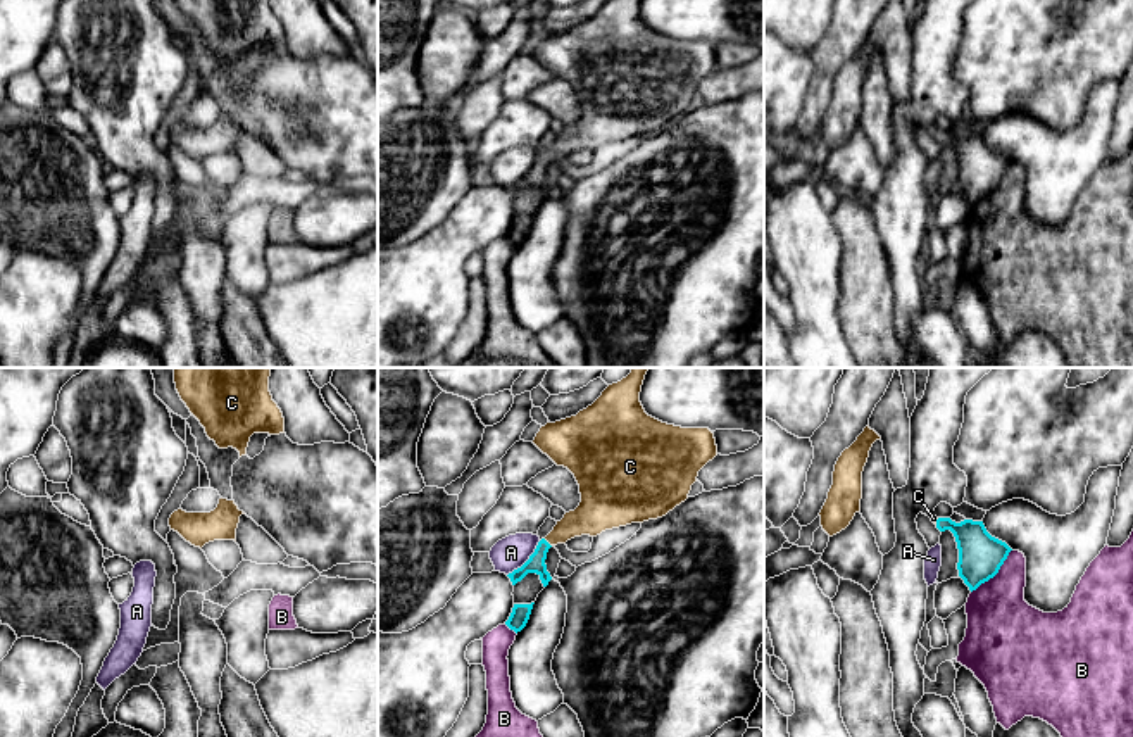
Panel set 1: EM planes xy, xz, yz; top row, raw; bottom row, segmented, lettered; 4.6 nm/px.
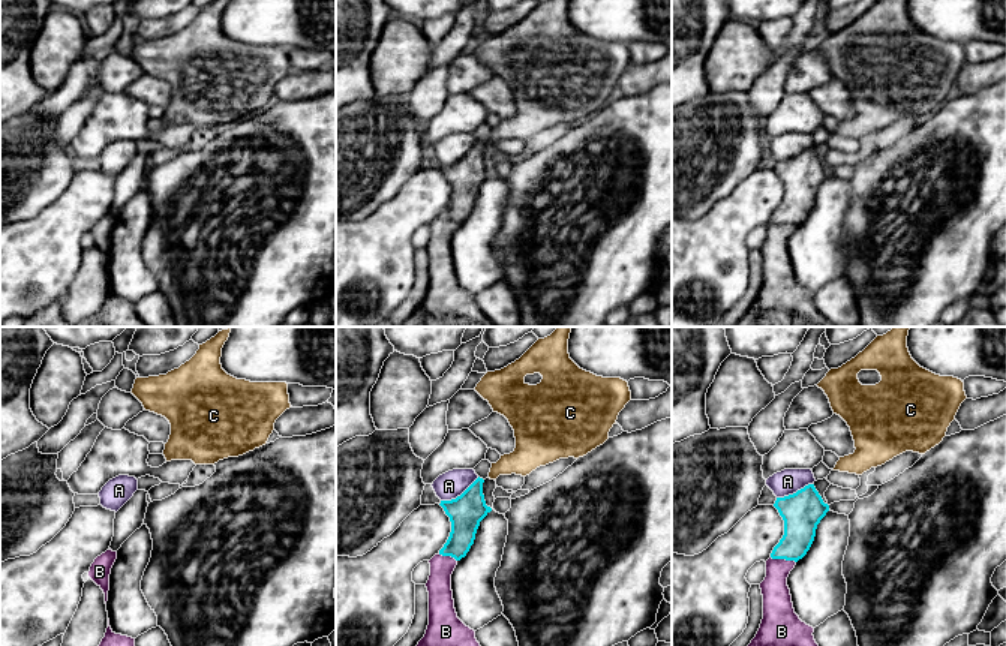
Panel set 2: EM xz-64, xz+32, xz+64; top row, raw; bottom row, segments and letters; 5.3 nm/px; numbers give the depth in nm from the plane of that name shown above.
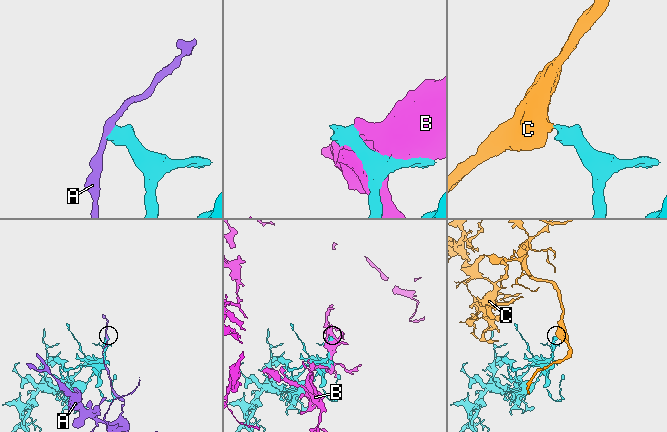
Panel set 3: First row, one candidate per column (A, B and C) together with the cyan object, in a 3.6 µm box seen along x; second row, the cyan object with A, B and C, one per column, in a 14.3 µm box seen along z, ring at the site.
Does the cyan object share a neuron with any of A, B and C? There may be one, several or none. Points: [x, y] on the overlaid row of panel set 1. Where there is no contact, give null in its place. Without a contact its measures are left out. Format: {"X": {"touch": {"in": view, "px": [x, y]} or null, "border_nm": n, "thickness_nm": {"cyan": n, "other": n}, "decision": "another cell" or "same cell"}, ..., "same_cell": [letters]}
{"A": {"touch": {"in": "xz", "px": [528, 560]}, "border_nm": 220, "thickness_nm": {"cyan": 80, "other": 160}, "decision": "another cell"}, "B": {"touch": {"in": "yz", "px": [995, 573]}, "border_nm": 280, "thickness_nm": {"cyan": 200, "other": 320}, "decision": "another cell"}, "C": {"touch": {"in": "xz", "px": [547, 542]}, "border_nm": 50, "thickness_nm": {"cyan": 80, "other": 170}, "decision": "same cell"}, "same_cell": ["C"]}

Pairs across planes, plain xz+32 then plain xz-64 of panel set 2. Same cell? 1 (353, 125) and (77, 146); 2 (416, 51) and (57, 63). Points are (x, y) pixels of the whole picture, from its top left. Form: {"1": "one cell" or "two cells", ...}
{"1": "two cells", "2": "one cell"}

